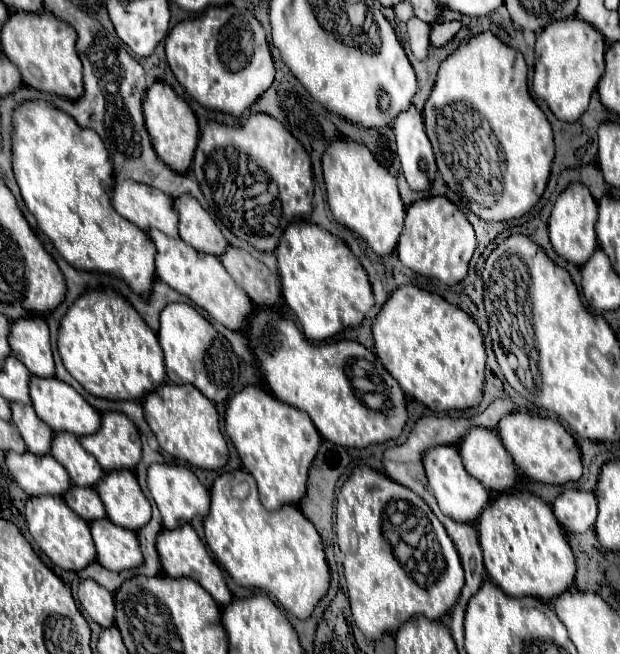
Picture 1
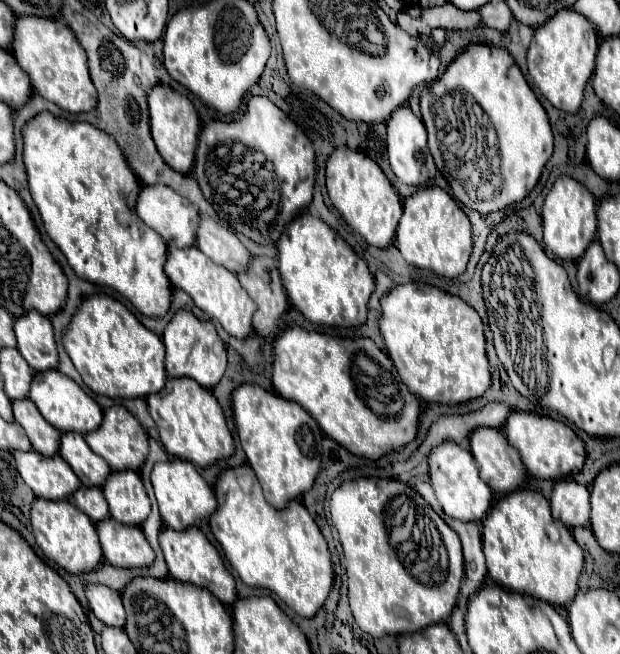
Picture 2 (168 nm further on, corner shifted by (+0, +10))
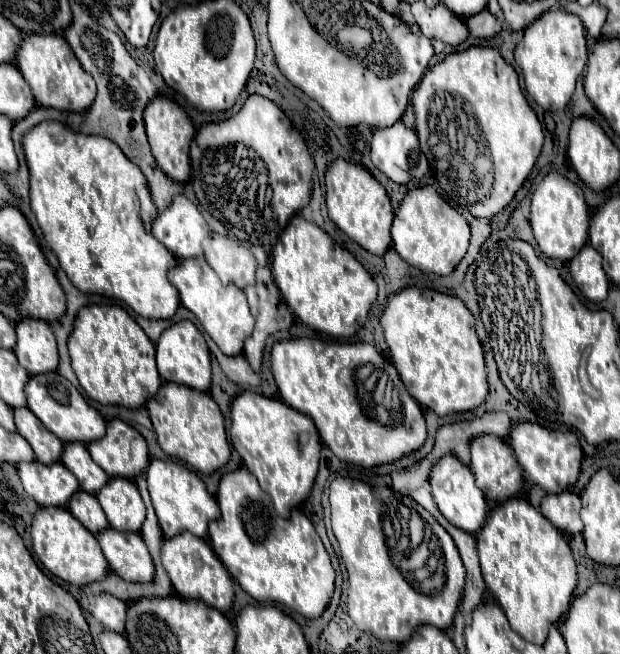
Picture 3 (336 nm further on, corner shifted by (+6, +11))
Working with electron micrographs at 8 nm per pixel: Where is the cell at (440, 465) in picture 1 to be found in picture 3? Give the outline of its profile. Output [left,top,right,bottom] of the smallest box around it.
[429,456,487,534]

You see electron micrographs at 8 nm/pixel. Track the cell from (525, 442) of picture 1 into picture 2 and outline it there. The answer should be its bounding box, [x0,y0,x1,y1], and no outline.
[503,411,585,479]

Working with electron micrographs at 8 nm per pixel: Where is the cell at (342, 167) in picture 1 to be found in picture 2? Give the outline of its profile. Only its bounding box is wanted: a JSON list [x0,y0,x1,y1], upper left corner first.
[327,147,403,247]

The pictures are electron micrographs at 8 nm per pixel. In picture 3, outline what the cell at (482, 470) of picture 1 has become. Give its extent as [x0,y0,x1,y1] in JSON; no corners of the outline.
[471,436,523,502]

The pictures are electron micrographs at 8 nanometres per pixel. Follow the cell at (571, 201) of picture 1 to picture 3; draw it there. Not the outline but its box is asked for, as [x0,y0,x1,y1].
[529,172,589,262]

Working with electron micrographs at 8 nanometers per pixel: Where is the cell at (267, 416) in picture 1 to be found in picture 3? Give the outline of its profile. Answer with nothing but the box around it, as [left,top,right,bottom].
[229,392,321,518]

